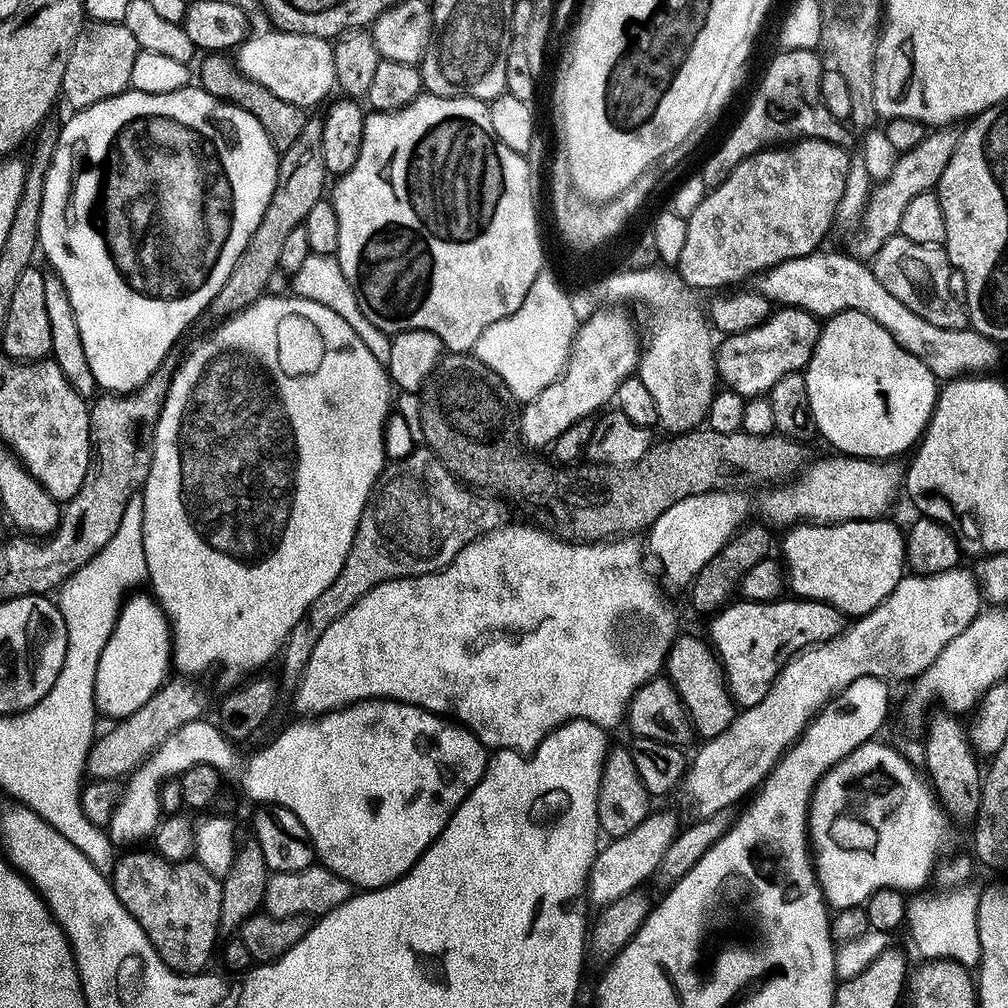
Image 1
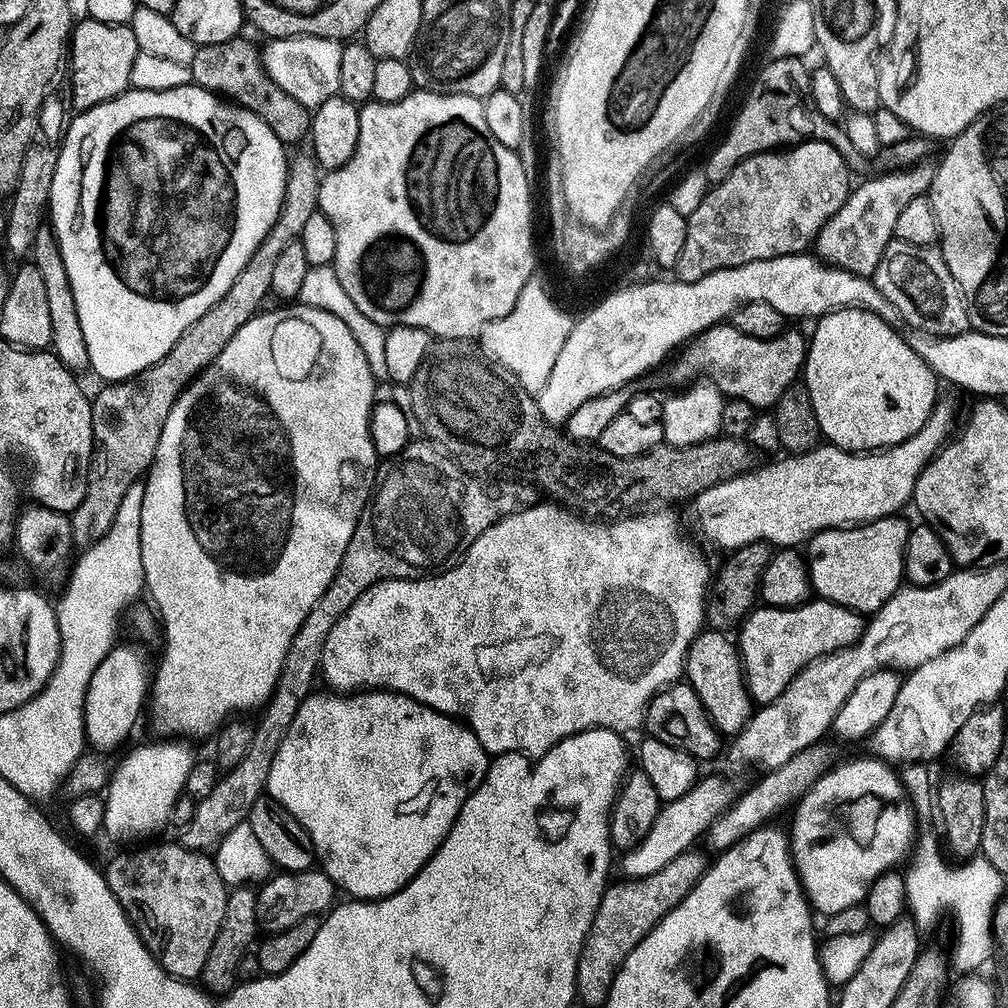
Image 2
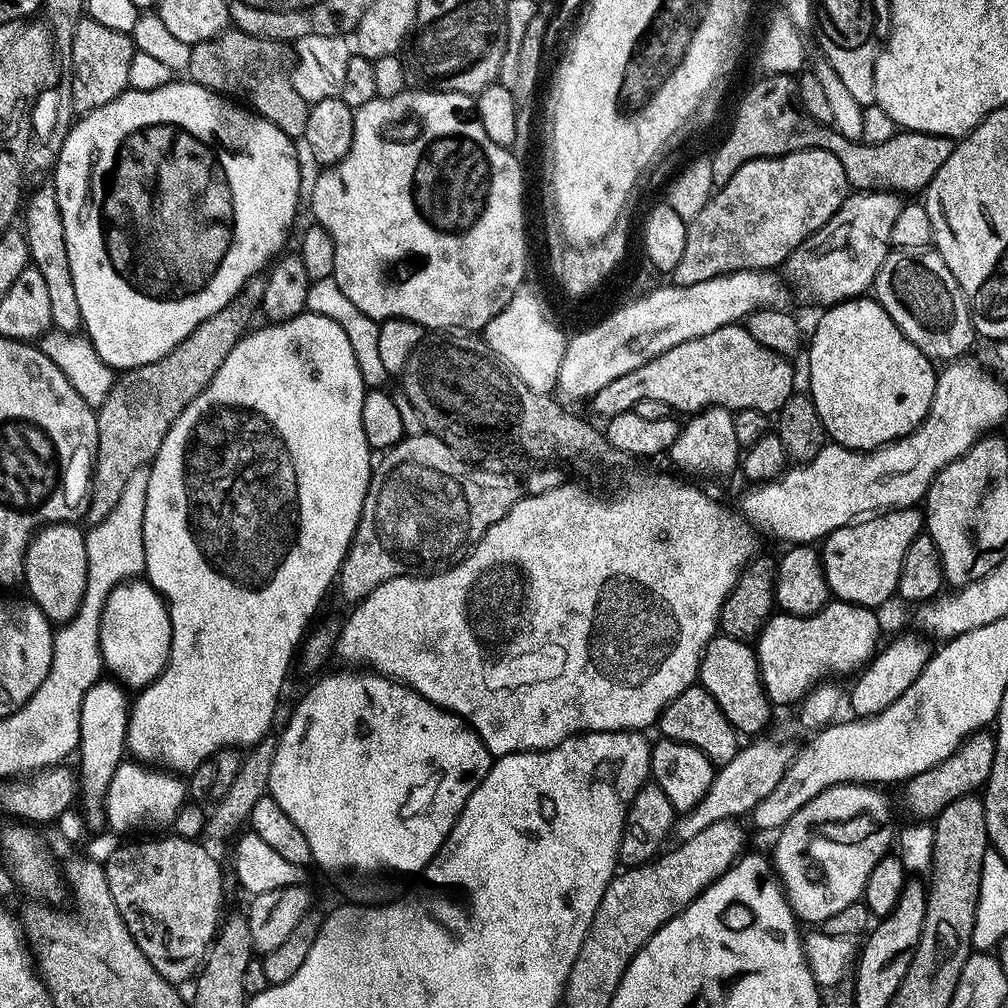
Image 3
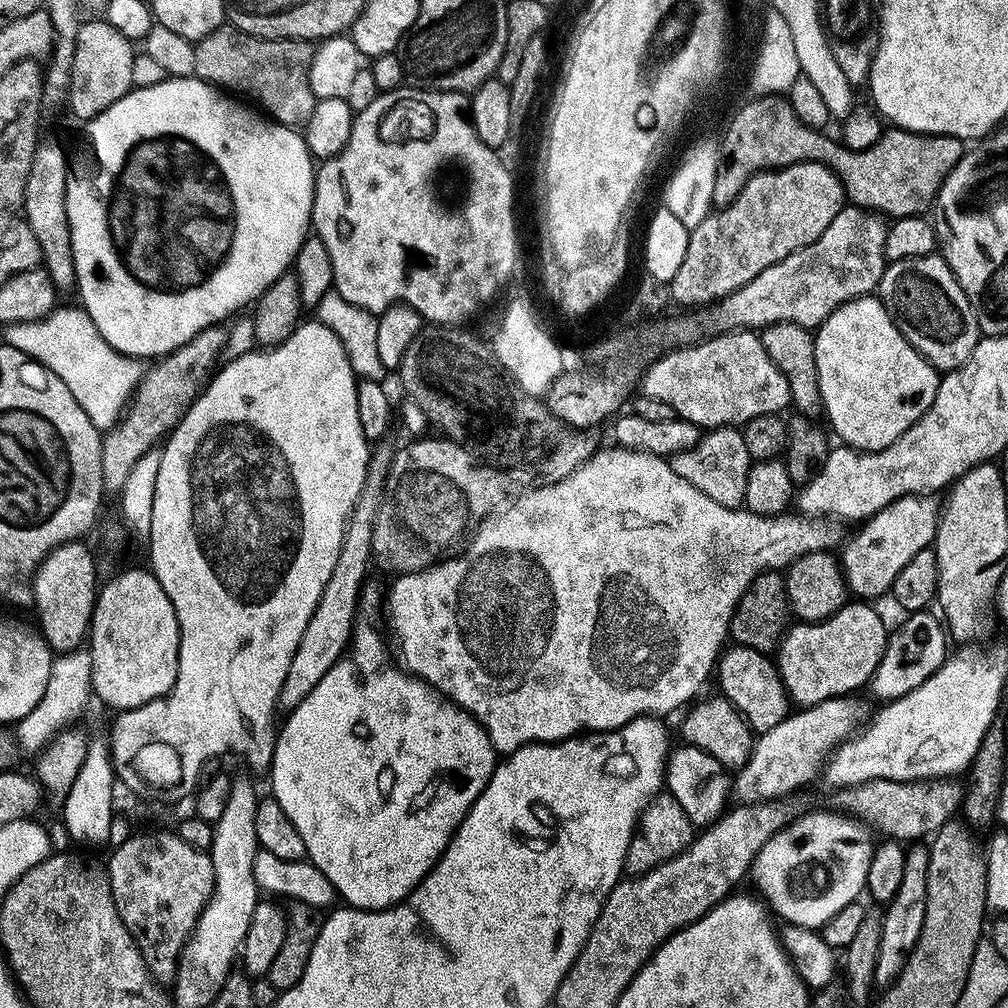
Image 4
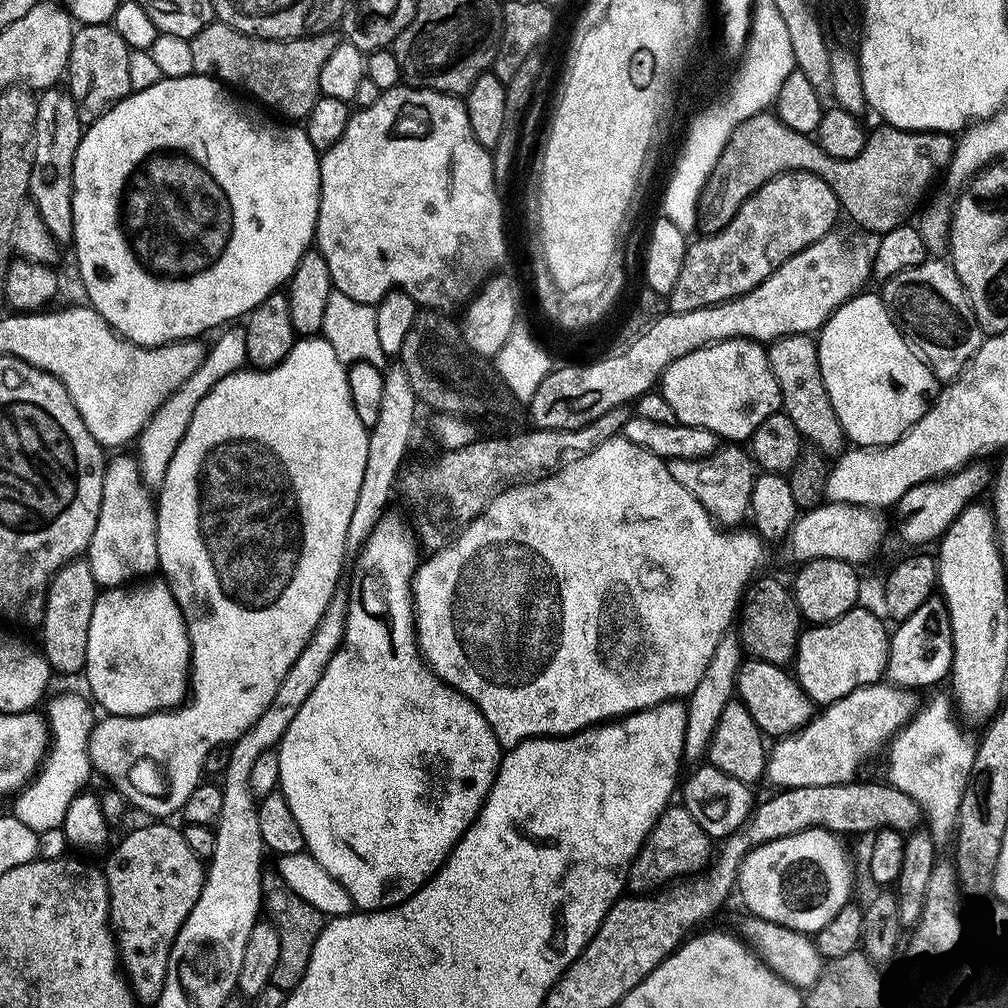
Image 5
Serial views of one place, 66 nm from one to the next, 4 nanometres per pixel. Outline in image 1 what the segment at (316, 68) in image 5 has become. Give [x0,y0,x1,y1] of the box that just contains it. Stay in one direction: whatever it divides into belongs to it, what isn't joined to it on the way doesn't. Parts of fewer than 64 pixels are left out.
[199,54,310,150]

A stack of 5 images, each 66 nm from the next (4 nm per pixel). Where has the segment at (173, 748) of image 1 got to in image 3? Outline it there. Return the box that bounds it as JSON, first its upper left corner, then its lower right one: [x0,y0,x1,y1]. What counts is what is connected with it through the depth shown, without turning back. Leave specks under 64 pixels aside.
[104,762,186,834]

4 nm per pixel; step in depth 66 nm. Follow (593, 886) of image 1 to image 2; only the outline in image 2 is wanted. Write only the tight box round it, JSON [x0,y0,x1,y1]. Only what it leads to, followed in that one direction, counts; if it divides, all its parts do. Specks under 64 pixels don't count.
[624,776,738,878]

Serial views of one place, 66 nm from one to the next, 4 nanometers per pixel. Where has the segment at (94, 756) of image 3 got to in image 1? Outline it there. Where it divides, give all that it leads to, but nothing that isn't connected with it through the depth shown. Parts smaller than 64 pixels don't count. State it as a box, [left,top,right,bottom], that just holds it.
[95,595,172,720]

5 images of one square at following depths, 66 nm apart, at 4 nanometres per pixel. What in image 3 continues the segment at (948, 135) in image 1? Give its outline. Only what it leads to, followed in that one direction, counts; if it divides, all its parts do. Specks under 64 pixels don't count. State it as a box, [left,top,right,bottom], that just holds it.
[786,191,901,306]

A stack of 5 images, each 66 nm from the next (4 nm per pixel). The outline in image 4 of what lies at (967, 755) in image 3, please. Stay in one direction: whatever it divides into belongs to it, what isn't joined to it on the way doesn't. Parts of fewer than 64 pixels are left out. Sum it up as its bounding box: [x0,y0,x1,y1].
[831,778,965,842]

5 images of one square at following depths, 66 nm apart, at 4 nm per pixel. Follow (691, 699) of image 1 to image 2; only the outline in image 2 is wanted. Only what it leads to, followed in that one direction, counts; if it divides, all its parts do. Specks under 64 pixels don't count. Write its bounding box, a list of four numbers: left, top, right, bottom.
[684,630,754,738]

